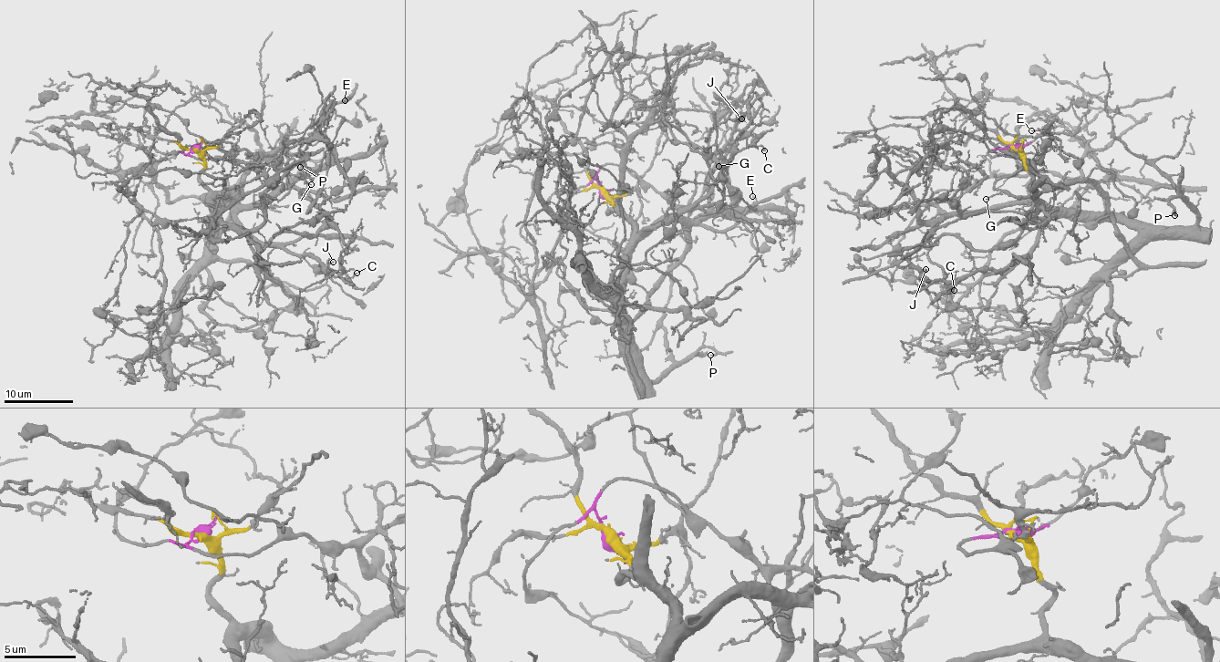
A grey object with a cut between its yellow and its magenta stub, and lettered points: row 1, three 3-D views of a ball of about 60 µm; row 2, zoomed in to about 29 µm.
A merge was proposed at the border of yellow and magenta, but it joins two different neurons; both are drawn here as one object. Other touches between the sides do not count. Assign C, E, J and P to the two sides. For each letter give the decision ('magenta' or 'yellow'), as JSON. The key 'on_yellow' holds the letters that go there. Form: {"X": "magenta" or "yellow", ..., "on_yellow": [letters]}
{"C": "yellow", "E": "magenta", "J": "yellow", "P": "yellow", "on_yellow": ["C", "J", "P"]}

